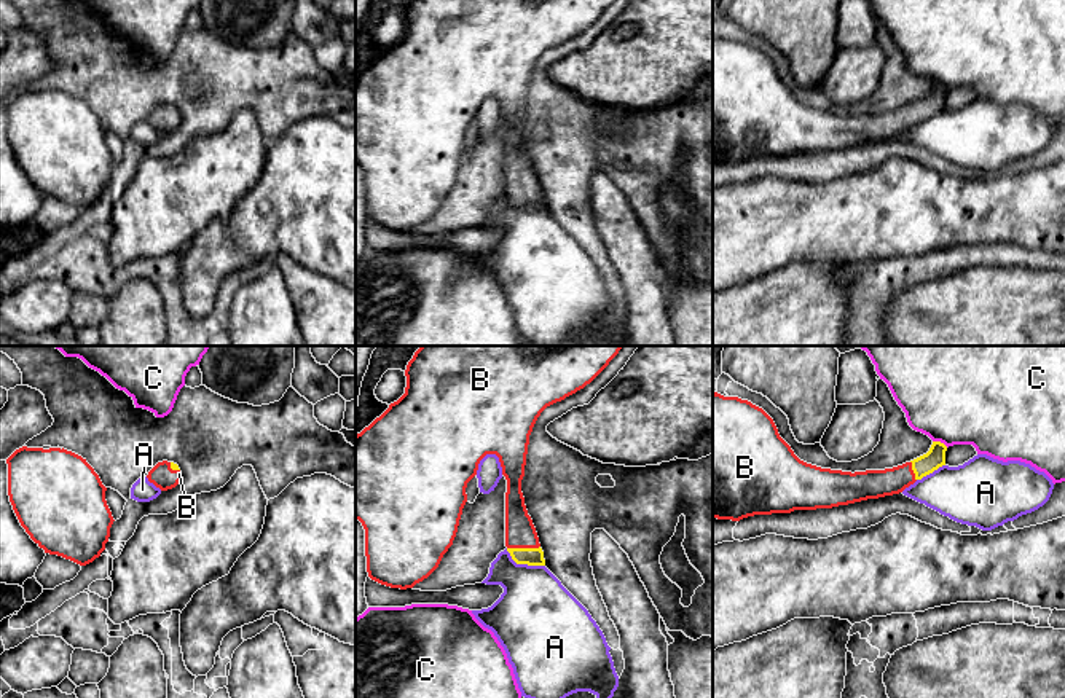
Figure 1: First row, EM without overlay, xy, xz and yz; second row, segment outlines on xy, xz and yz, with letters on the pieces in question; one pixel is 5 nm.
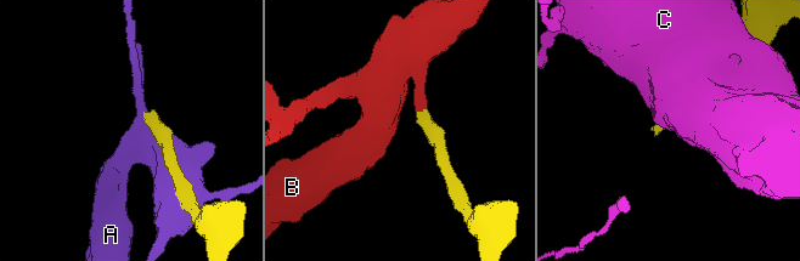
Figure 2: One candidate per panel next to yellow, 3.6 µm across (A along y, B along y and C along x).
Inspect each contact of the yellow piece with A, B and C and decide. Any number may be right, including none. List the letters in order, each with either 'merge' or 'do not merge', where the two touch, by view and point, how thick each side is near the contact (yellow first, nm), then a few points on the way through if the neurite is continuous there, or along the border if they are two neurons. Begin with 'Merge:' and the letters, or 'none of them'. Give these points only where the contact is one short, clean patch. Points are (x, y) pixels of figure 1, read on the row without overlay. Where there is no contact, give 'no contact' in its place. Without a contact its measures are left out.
Merge: B
A: do not merge; contact xz (523, 206); calibres 100 and 380 nm
B: merge; contact xz (523, 192); calibres 100 and 160 nm; way xz (533, 199), (523, 192), (520, 176)
C: do not merge; contact yz (939, 85); calibres 100 and 440 nm

